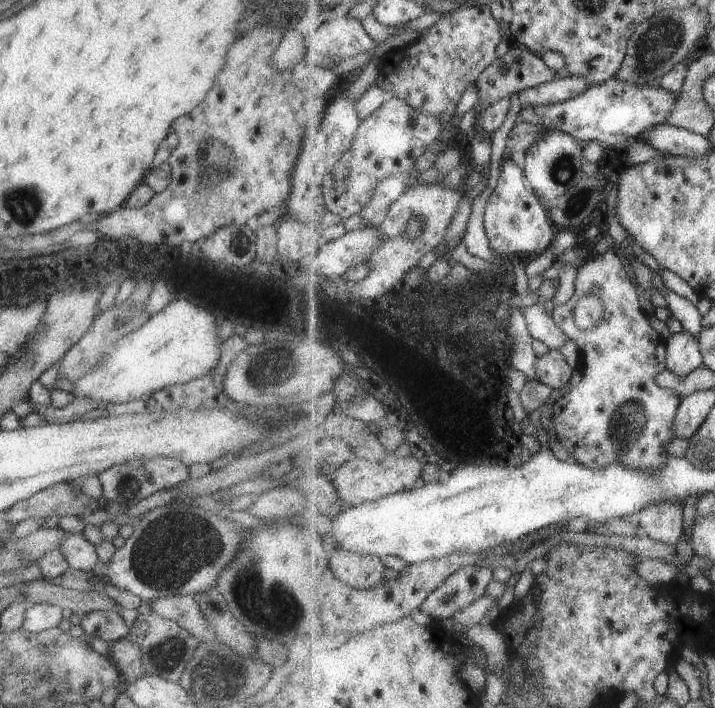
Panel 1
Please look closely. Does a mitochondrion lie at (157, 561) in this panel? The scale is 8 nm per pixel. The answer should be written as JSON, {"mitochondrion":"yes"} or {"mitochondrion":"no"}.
{"mitochondrion":"yes"}

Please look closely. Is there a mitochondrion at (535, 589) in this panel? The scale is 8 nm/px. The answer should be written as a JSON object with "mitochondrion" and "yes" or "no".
{"mitochondrion":"no"}

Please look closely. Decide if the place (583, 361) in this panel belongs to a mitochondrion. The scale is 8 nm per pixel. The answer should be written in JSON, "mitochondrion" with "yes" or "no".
{"mitochondrion":"no"}

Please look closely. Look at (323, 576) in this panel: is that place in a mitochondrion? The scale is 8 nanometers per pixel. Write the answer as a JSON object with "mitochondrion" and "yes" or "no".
{"mitochondrion":"no"}

